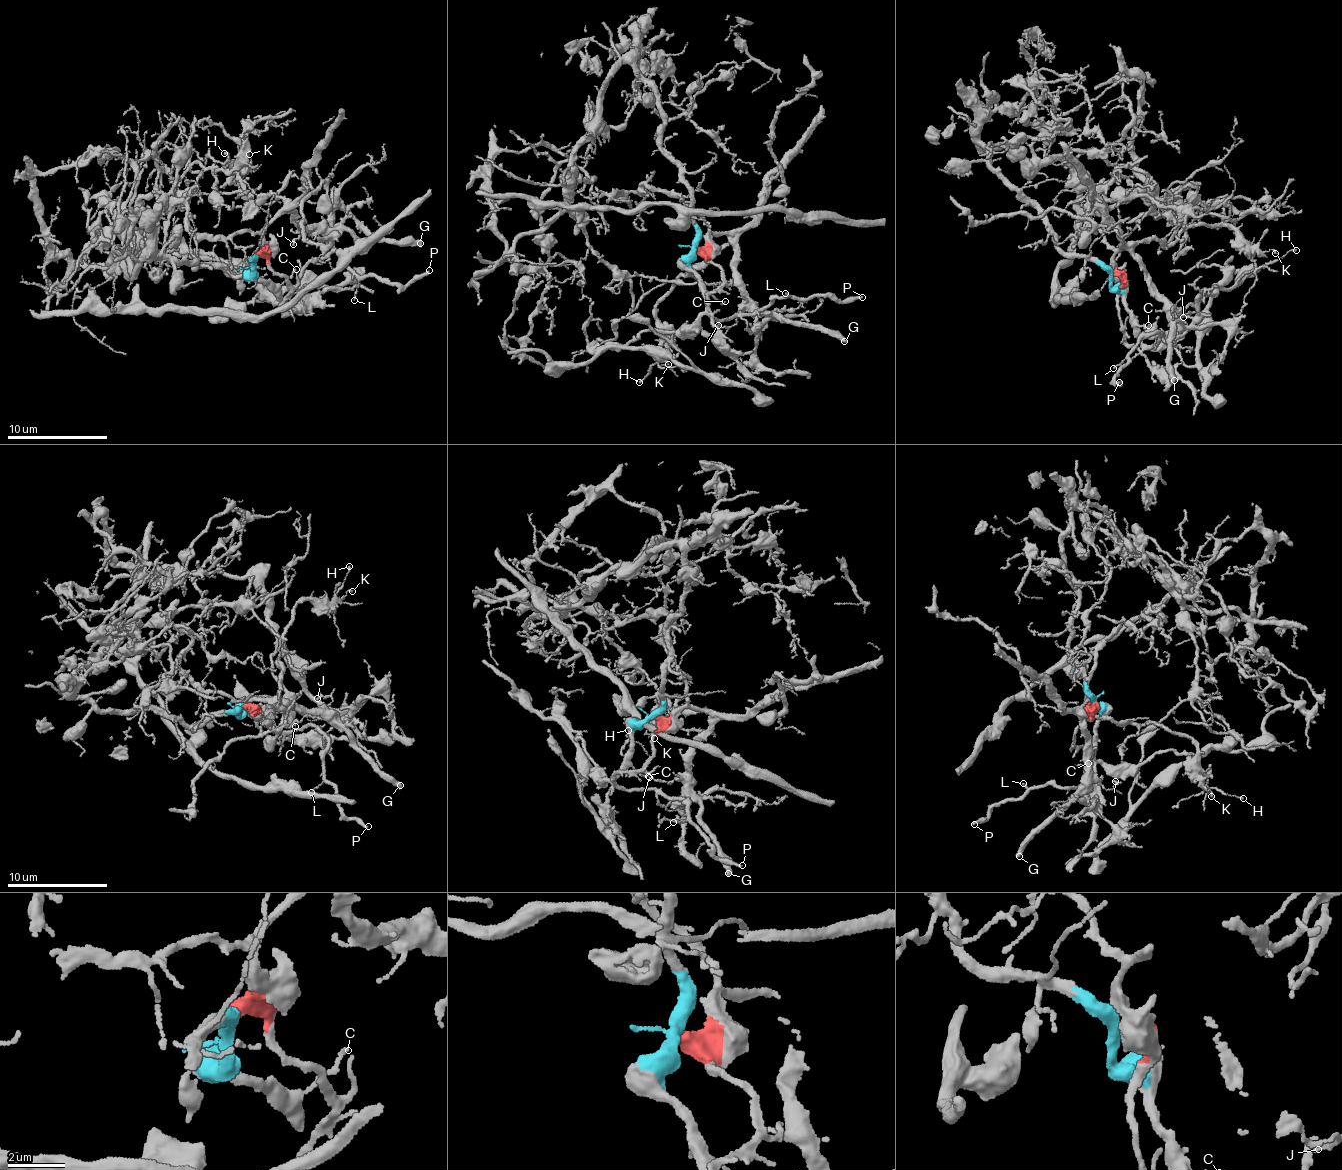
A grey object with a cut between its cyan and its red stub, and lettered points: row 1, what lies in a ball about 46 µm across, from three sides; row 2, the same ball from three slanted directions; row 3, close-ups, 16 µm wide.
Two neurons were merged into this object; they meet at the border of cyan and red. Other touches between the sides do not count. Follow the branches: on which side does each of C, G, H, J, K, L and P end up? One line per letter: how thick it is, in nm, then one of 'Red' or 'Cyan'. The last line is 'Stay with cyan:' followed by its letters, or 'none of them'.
C: Thickness 120 nm. Cyan
G: Thickness 440 nm. Red
H: Thickness 140 nm. Red
J: Thickness 180 nm. Red
K: Thickness 120 nm. Red
L: Thickness 110 nm. Cyan
P: Thickness 200 nm. Cyan
Stay with cyan: C, L, P

